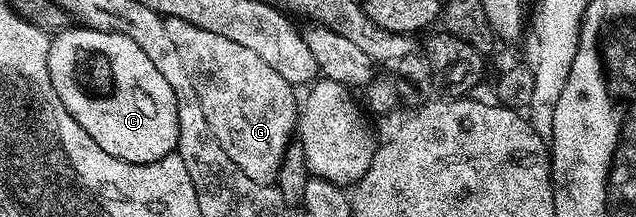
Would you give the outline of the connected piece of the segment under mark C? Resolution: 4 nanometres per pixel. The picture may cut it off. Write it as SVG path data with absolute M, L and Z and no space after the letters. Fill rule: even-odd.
M69 27L52 37L50 83L74 119L102 147L126 163L154 163L176 152L178 99L146 51L121 33Z

